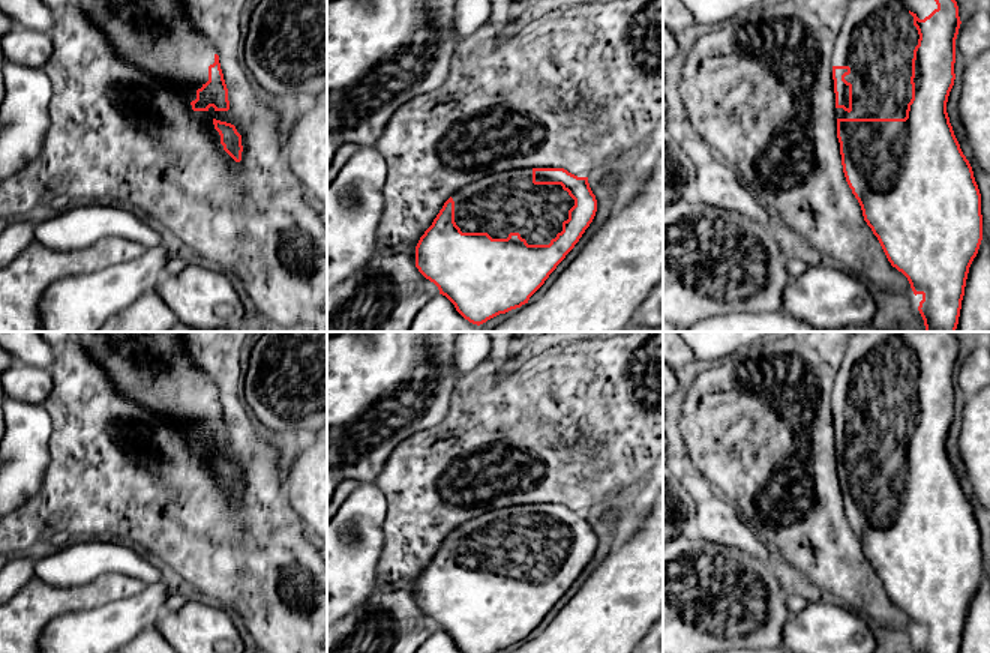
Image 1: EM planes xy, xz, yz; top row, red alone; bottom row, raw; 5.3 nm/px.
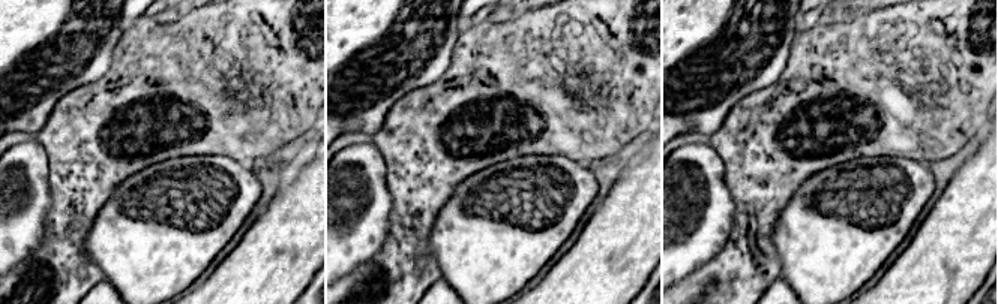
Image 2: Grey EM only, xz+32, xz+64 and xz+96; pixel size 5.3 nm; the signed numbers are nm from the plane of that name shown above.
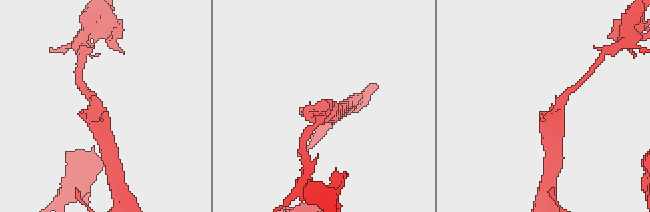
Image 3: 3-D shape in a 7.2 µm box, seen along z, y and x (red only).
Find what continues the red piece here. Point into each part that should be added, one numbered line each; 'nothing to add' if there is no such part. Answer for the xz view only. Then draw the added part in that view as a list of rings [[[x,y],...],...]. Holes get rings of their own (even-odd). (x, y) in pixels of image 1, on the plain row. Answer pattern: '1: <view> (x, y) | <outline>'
1: xz (503, 539) | [[[532,504],[490,510],[452,534],[462,569],[488,569],[492,575],[519,569],[528,581],[549,581],[574,542],[561,521],[534,521]]]

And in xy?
1: xy (152, 368) | [[[70,332],[68,342],[86,348],[123,396],[174,416],[186,440],[195,437],[196,426],[208,417],[214,383],[190,363],[177,332]]]

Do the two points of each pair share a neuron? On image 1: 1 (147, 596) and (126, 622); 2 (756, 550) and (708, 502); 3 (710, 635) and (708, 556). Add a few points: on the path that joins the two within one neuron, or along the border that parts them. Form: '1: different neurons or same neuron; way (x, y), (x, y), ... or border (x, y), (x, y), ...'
1: same neuron; way (146, 602), (132, 616)
2: same neuron; way (744, 538), (720, 514)
3: same neuron; way (710, 616), (708, 575)

